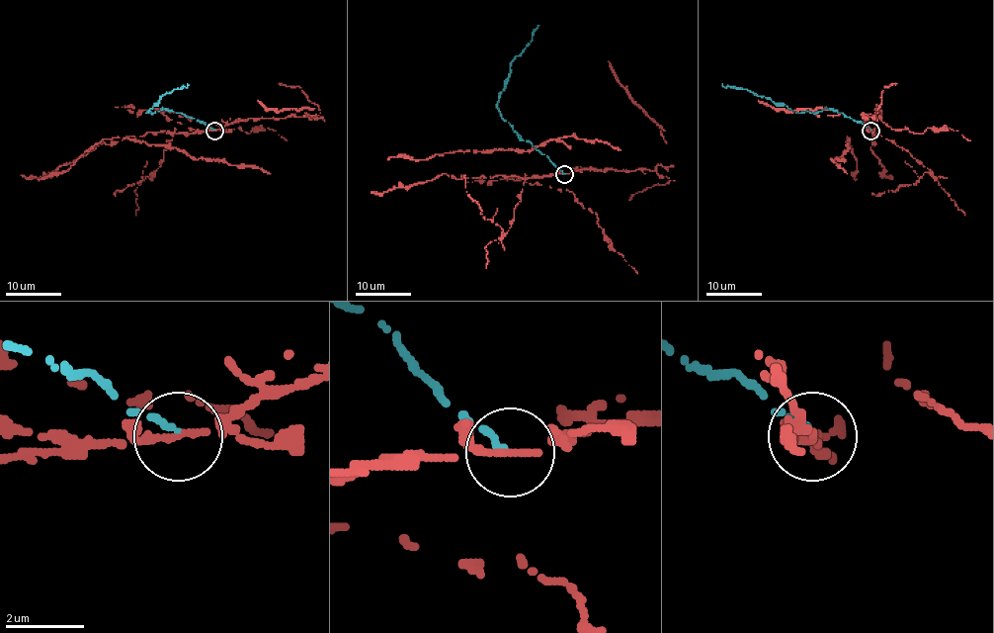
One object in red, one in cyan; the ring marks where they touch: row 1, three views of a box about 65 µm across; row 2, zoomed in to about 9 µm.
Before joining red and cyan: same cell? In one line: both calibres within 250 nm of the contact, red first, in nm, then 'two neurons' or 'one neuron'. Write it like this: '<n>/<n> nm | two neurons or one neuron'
180/140 nm | two neurons

